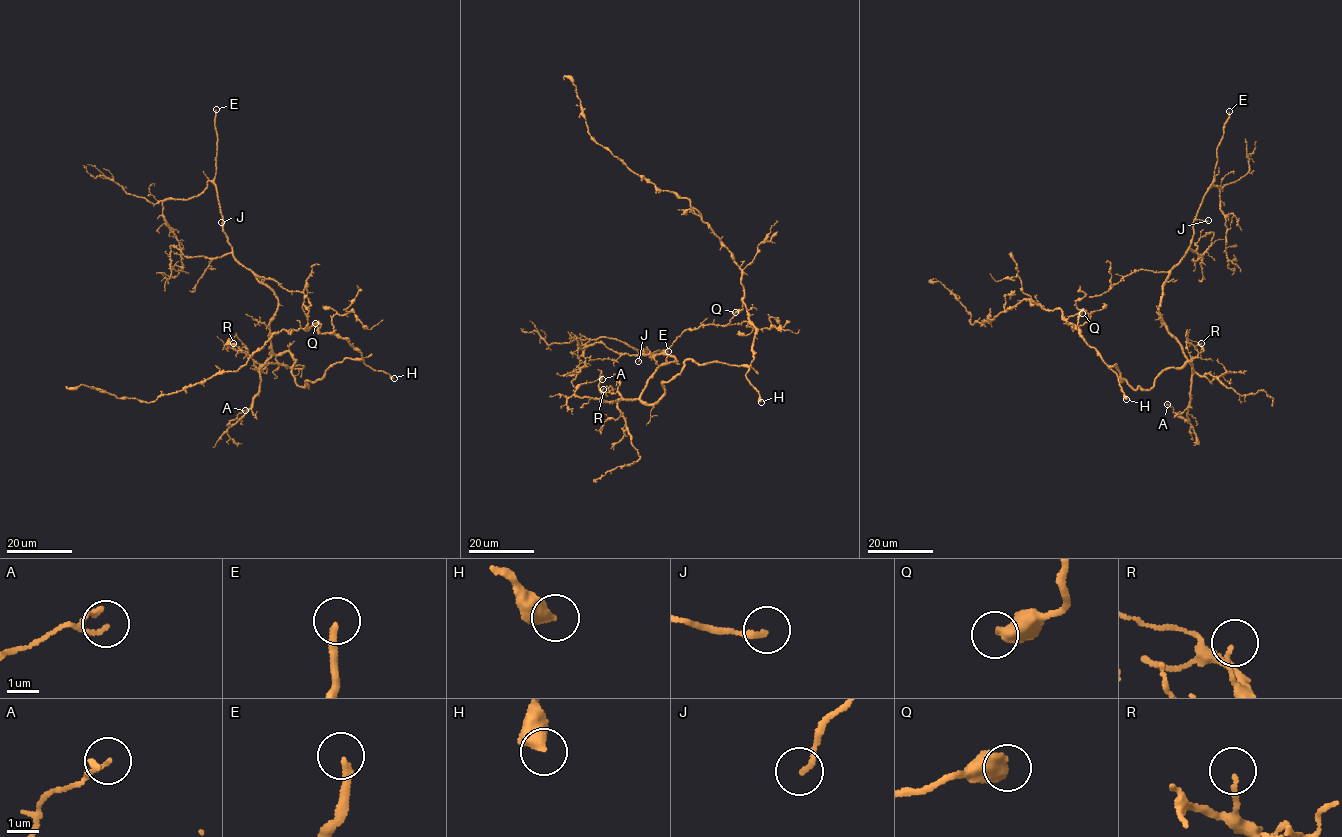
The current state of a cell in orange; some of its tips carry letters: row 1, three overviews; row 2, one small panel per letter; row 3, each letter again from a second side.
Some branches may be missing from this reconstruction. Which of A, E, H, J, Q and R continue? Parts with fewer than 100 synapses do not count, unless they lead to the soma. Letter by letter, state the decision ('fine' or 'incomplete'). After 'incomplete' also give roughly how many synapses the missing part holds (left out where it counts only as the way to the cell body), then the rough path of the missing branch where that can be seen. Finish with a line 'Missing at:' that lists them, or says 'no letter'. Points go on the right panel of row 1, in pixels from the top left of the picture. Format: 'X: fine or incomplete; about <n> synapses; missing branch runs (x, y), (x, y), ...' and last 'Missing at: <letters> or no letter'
A: fine
E: incomplete; missing branch runs (1229, 111), (1231, 89)
H: incomplete; about 190 synapses; missing branch runs (1126, 399), (1150, 429), (1152, 446), (1104, 431), (1078, 406), (975, 353), (931, 339), (898, 349)
J: fine
Q: fine
R: fine
Missing at: E, H

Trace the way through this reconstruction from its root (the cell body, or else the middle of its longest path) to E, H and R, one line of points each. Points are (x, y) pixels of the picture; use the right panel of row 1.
E: (1130, 386), (1149, 389), (1163, 370), (1191, 361), (1163, 321), (1160, 298), (1190, 244), (1229, 111)
H: (1130, 386), (1124, 379), (1120, 381), (1116, 365), (1110, 368), (1116, 373), (1126, 399)
R: (1130, 386), (1149, 389), (1163, 370), (1188, 361), (1193, 368), (1191, 360), (1202, 351), (1201, 343)

